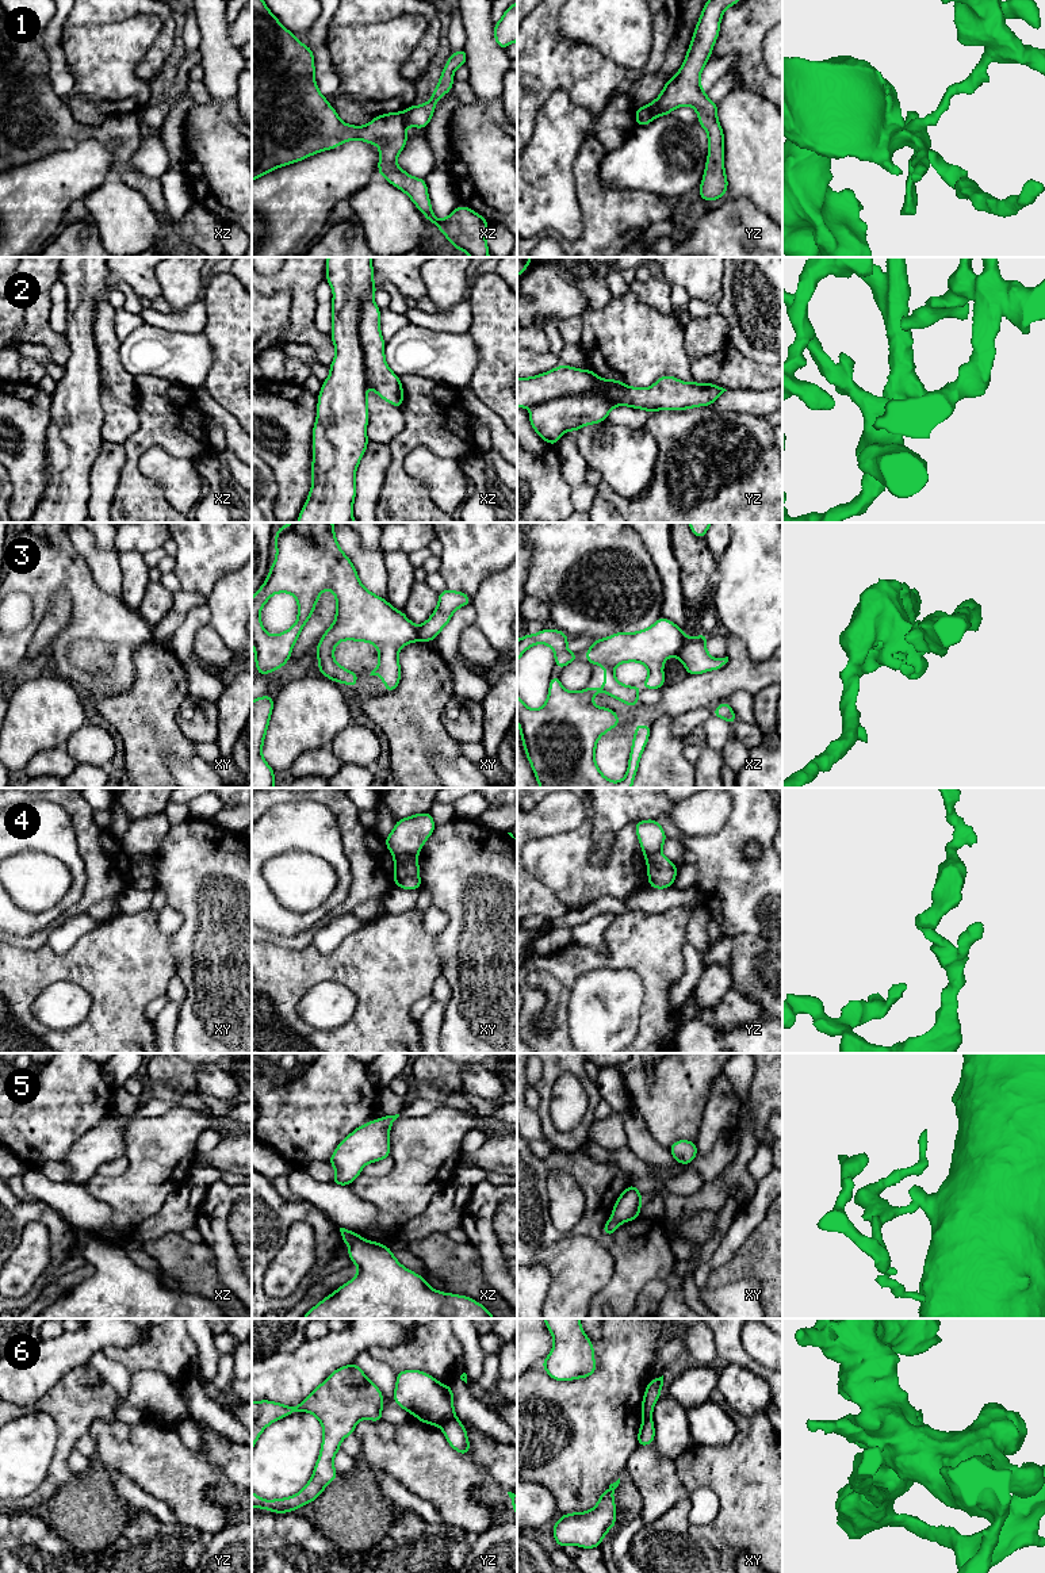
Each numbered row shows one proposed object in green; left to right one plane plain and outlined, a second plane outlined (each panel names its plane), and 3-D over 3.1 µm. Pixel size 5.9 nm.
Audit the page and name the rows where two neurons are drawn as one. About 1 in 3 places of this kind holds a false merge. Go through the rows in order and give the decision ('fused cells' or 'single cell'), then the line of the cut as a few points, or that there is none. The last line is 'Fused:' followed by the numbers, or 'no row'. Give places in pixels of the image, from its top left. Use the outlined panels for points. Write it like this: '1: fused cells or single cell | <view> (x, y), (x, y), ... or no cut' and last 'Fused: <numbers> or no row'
1: fused cells | xz (399, 113), (405, 126)
2: single cell | no cut
3: fused cells | xz (686, 639), (676, 655)
4: fused cells | xy (416, 854), (394, 856)
5: fused cells | xz (356, 1233), (348, 1243)
6: fused cells | yz (455, 1416), (440, 1426)
Fused: 1, 3, 4, 5, 6

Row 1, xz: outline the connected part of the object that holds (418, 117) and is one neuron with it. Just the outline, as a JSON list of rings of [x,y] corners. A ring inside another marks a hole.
[[[462,49],[460,51],[452,51],[449,60],[447,61],[443,73],[440,76],[439,84],[433,91],[432,97],[422,106],[412,104],[409,108],[401,112],[405,126],[413,126],[417,129],[426,129],[430,118],[435,112],[435,106],[437,102],[449,91],[452,91],[453,72],[467,62],[467,51]]]

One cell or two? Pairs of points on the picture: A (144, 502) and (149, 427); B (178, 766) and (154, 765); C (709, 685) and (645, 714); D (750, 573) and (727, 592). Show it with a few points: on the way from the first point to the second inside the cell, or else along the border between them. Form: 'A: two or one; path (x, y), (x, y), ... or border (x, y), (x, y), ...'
A: one; path (133, 483), (134, 446)
B: two; border (195, 754), (171, 754), (167, 758), (169, 773)
C: one; path (693, 692), (661, 710)
D: one; path (745, 578), (732, 590)

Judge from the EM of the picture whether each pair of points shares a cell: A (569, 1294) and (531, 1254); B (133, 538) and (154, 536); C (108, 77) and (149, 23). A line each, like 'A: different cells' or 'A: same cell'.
A: same cell
B: same cell
C: same cell

